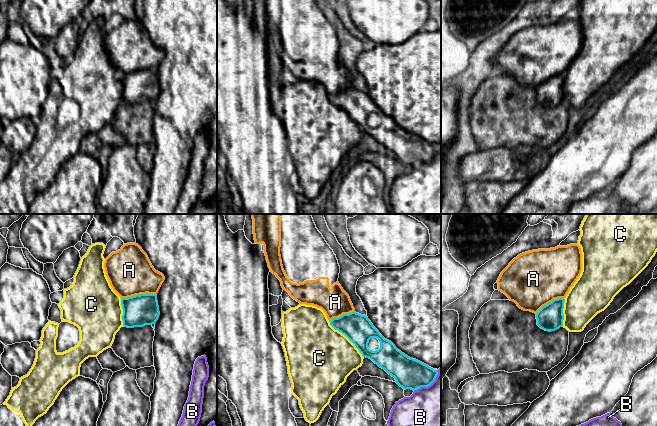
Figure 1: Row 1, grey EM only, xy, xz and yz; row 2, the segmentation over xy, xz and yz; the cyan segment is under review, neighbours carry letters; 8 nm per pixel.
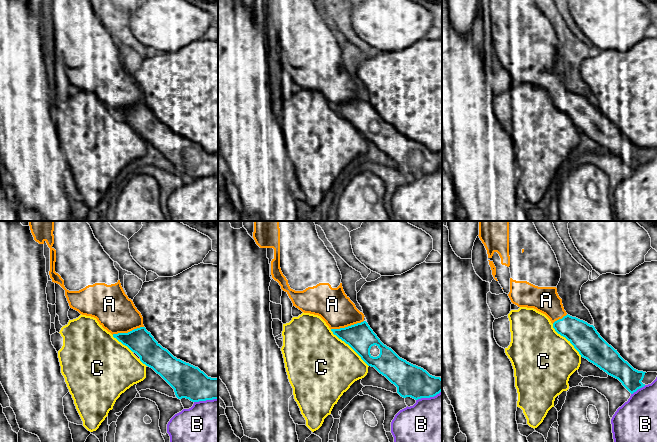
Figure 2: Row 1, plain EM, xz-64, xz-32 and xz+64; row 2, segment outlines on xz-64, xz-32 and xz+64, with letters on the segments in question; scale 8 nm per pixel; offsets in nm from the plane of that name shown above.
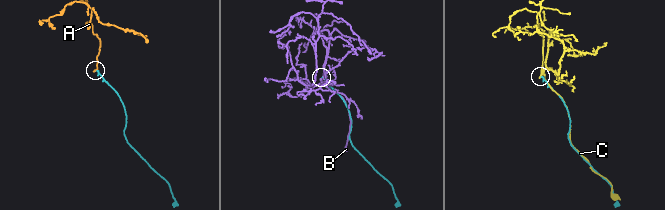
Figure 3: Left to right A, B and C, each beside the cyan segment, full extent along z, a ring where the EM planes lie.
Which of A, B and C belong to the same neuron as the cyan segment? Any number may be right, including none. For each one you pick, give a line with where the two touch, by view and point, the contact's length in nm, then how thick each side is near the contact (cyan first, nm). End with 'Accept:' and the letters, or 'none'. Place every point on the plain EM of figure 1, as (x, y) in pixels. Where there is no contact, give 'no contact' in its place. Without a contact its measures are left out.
A: xy (138, 71) | 280 nm | 260/360 nm
Accept: A

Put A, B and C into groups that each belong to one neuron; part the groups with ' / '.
A / B / C

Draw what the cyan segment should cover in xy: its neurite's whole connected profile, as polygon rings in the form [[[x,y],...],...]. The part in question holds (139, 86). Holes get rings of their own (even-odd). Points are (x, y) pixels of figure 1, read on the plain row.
[[[136,19],[124,20],[105,35],[104,44],[121,74],[123,102],[155,100],[160,91],[156,70],[165,53],[154,45],[142,24]]]

